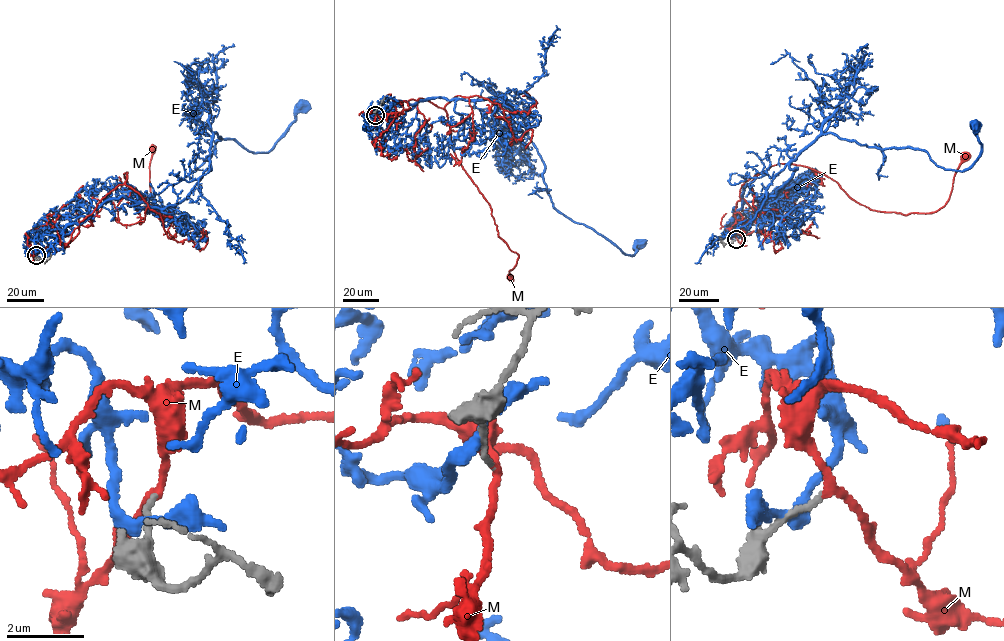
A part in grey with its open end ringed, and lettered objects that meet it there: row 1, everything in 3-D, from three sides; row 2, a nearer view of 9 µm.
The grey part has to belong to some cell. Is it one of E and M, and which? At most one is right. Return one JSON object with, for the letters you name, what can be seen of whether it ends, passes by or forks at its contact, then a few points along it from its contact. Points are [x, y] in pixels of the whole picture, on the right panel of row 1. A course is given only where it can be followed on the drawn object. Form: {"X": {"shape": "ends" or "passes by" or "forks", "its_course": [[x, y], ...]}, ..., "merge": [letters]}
{"M": {"shape": "passes by", "its_course": [[735, 239], [744, 237], [740, 187], [780, 163], [817, 171], [871, 210], [907, 215], [945, 204], [965, 156]]}, "merge": ["M"]}

